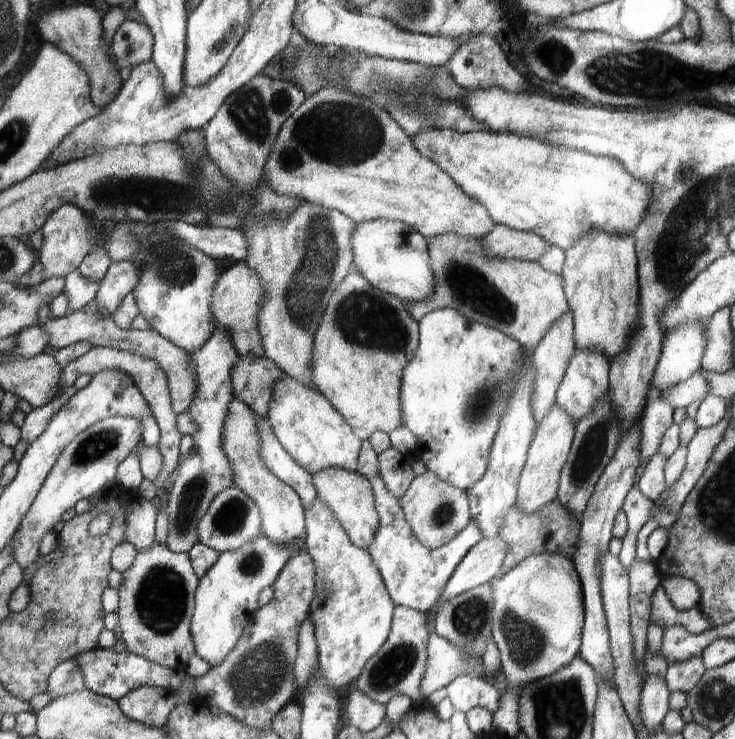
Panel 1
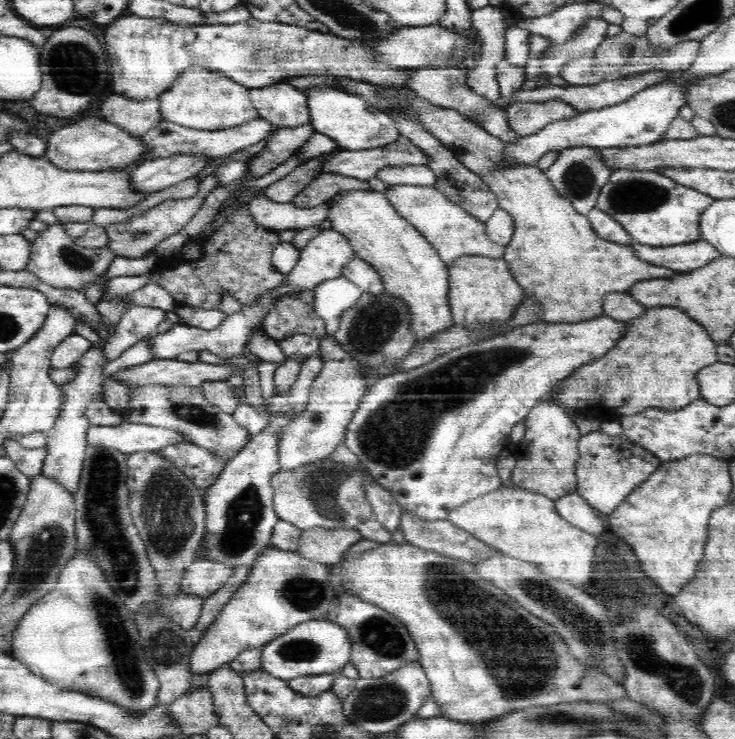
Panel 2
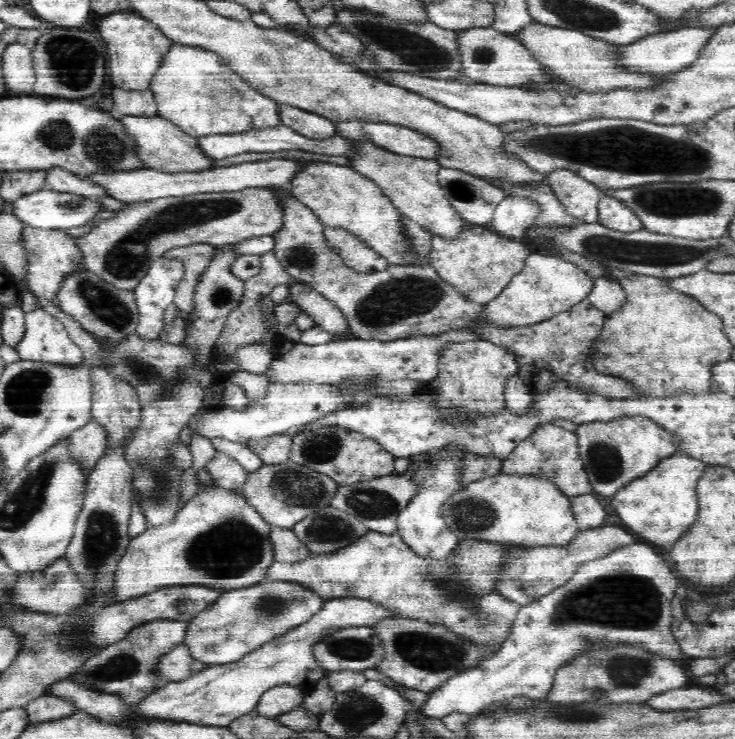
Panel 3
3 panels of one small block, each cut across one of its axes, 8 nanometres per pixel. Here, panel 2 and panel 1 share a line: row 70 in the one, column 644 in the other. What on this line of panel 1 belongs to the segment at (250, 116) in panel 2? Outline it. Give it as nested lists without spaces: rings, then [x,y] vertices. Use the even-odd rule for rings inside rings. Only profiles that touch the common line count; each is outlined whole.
[[[425,127],[410,137],[424,158],[446,171],[464,194],[468,194],[468,198],[475,199],[487,208],[495,225],[538,234],[547,245],[556,246],[562,251],[575,245],[592,228],[602,228],[616,234],[625,231],[632,233],[651,202],[650,188],[632,178],[615,159],[595,156],[586,150],[552,146],[551,143],[523,135],[482,130],[460,133],[450,128],[439,130]]]

